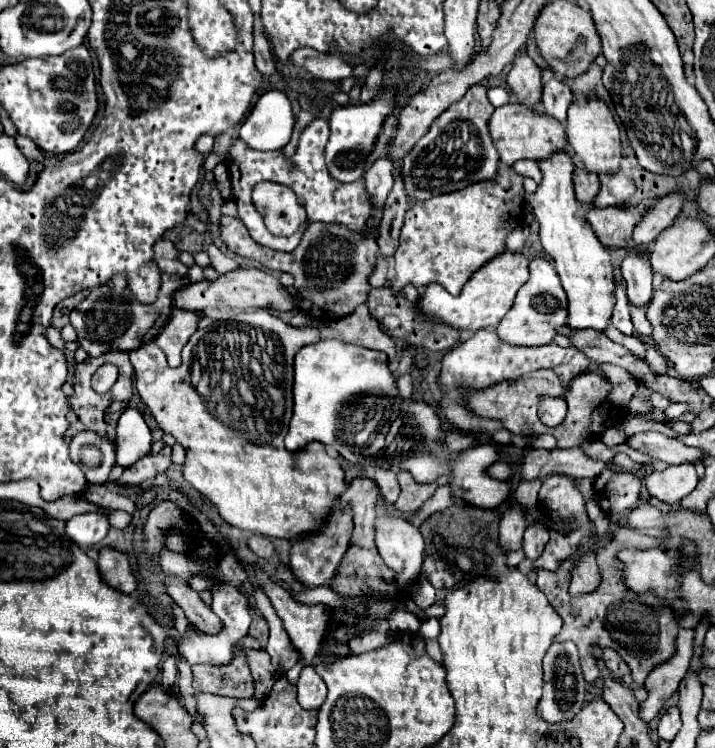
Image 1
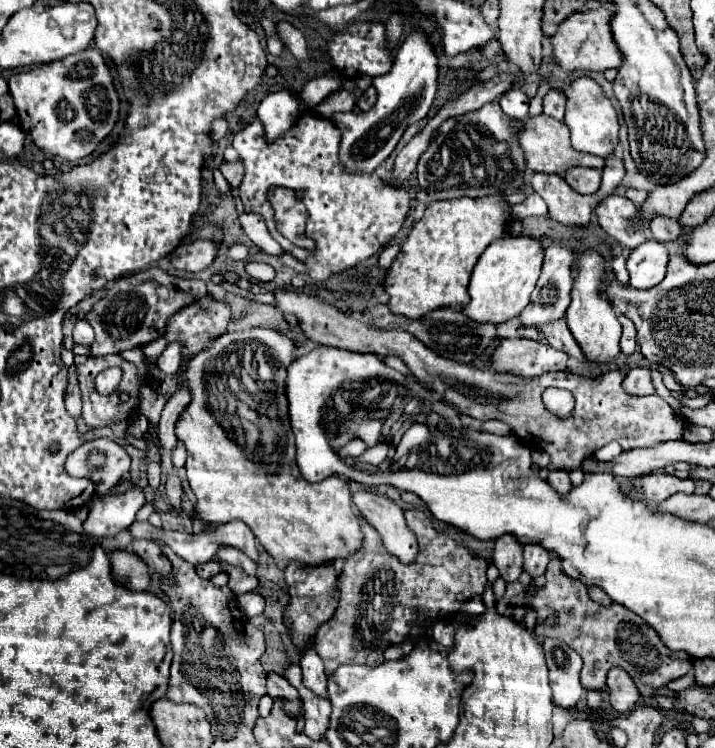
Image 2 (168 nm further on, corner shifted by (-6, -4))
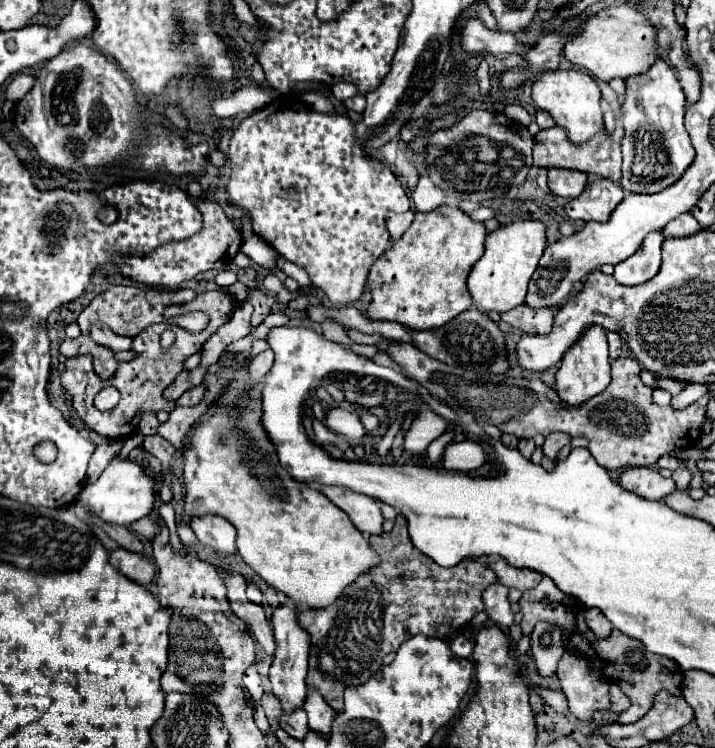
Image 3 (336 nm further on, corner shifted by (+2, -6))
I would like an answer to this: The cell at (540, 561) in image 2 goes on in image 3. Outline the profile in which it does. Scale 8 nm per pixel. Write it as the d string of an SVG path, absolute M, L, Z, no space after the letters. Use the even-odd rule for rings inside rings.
M492 558L492 562L488 566L496 572L496 576L500 578L502 584L506 584L508 588L518 588L522 592L536 588L538 582L542 580L540 572L532 572L528 568L514 568L504 558Z

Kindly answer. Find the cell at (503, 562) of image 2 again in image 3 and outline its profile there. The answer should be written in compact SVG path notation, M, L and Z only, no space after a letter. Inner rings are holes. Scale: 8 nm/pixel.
M498 580L484 592L484 610L488 612L490 620L498 622L498 626L508 628L514 622L514 614L510 612L510 602L508 602L508 588Z

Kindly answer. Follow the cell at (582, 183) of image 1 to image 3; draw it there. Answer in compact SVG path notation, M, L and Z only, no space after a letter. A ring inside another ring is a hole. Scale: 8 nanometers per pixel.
M550 168L548 170L548 186L550 190L566 200L578 198L588 182L588 174L580 170L564 170L564 168Z

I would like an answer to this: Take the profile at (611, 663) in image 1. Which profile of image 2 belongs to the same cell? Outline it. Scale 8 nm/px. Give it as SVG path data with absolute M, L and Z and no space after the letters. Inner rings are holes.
M612 668L608 672L608 692L610 692L610 706L618 714L632 710L640 698L638 688L622 668Z

